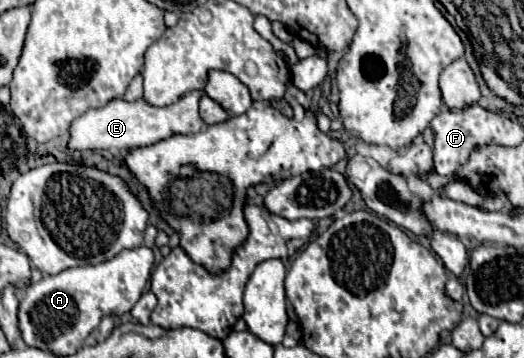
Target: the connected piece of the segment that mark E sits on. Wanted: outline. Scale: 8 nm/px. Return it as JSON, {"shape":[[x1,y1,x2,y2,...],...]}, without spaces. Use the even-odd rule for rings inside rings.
{"shape":[[191,91,191,93,185,93,179,101,165,105,165,107,153,107,143,97,139,97,135,101,113,99,101,109,89,109,85,115,77,117,71,123,67,147,79,149,79,151,87,151,87,149,129,151,129,149,159,143,177,133,199,133,205,127,201,123,199,111,197,111,199,97,201,97,199,91]]}

